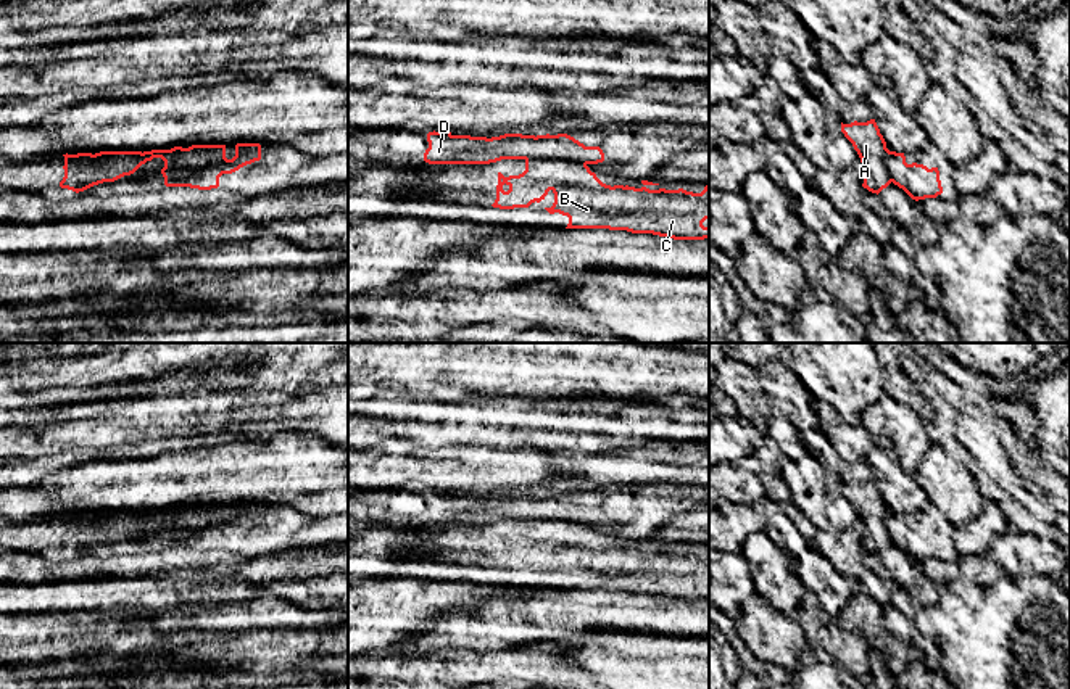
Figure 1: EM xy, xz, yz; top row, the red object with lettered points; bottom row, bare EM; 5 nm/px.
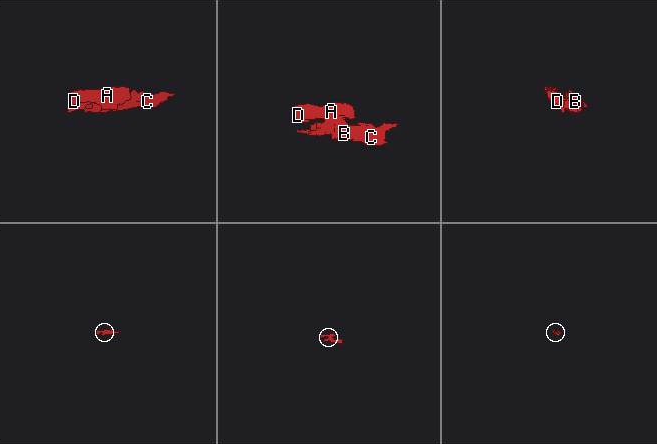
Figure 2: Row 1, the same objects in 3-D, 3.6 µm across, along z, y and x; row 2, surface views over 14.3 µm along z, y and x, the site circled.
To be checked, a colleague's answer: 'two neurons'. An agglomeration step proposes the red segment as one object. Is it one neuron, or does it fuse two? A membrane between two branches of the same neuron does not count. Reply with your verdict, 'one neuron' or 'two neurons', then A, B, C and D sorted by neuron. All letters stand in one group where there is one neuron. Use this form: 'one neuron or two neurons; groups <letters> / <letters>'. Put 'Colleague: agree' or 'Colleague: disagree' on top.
Colleague: agree
two neurons; groups A D / B C

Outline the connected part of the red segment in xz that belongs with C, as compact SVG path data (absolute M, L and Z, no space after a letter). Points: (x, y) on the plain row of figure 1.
M527 520L525 531L519 536L504 538L498 533L496 560L491 565L500 570L529 568L532 563L545 560L548 552L554 554L550 575L559 573L569 578L566 589L609 589L632 594L653 594L674 600L709 599L709 588L703 583L709 580L709 546L701 554L678 551L649 551L659 546L641 541L643 547L606 546L583 523L564 520Z

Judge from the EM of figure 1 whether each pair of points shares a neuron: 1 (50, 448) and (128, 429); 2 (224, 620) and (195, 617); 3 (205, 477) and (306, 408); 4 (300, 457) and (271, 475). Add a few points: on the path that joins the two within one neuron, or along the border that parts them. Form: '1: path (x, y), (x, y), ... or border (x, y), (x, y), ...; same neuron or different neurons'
1: path (70, 438), (100, 433), (108, 429); same neuron
2: path (218, 617), (202, 617); same neuron
3: border (292, 433), (276, 433), (263, 441), (237, 440); different neurons
4: path (294, 464), (289, 469), (277, 470); same neuron

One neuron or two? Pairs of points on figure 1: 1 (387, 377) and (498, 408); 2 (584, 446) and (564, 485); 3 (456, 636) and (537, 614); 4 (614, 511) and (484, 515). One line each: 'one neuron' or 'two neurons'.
1: two neurons
2: one neuron
3: one neuron
4: one neuron

